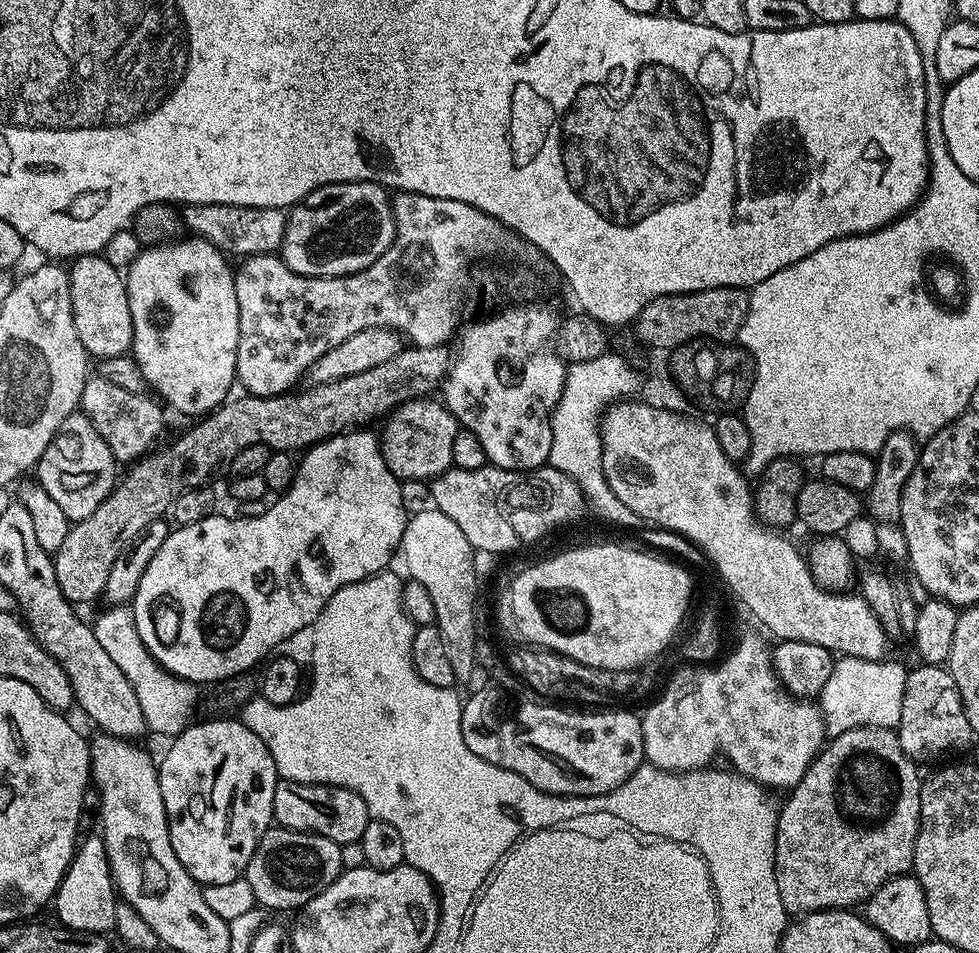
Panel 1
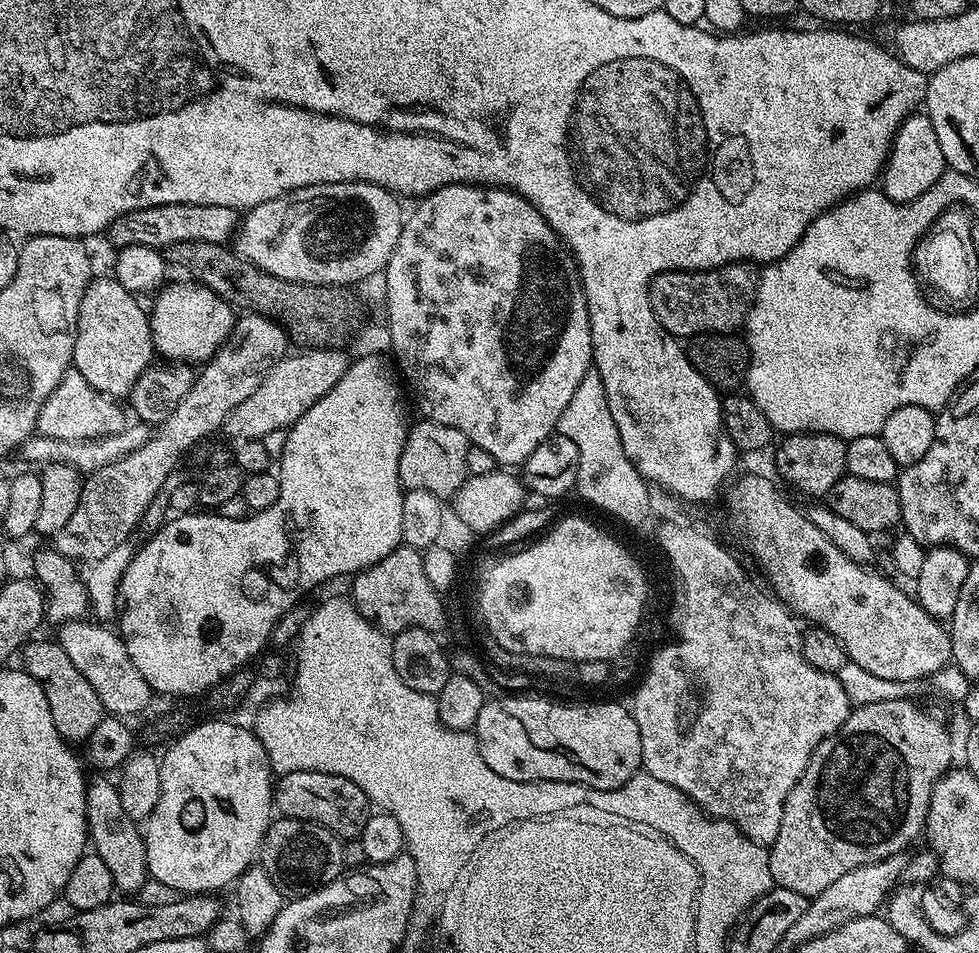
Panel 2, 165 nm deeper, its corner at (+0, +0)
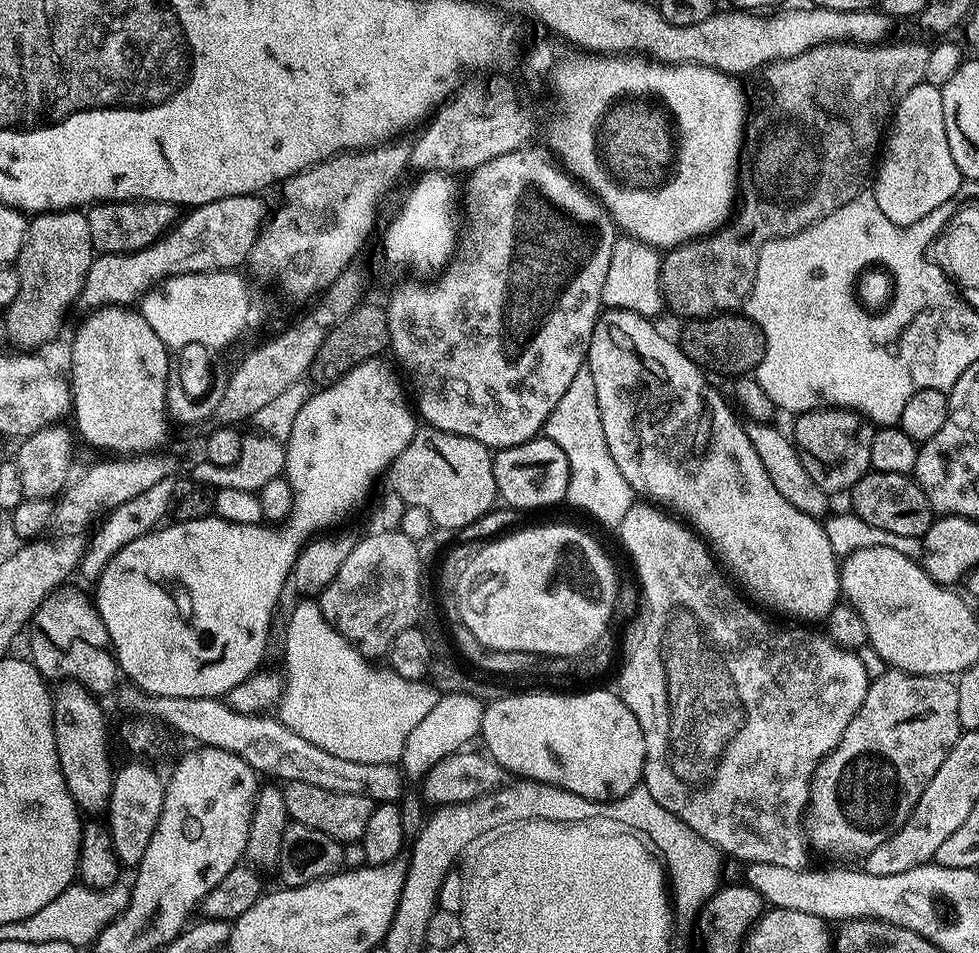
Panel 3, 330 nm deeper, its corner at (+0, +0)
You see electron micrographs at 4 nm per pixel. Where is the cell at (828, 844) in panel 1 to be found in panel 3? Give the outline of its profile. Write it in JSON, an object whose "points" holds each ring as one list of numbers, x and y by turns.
{"points":[[888,668,880,677,873,679,869,683,868,693,858,710,858,714,854,714,854,718,850,718,850,726,846,726,838,746,834,746,832,753,822,758,822,762,812,775,812,784,808,795,808,810,804,817,804,830,809,845,815,851,817,848,818,851,829,852,832,856,857,856,857,858,867,856,870,850,874,850,874,846,882,846,882,842,886,842,891,838,906,822,906,818,910,818,918,798,922,796,922,790,928,785,930,778,934,778,938,766,942,766,942,762,946,758,946,754,950,754,954,742,958,742,961,731,958,722,958,690,956,689,955,679,947,676,910,674,897,668]]}

